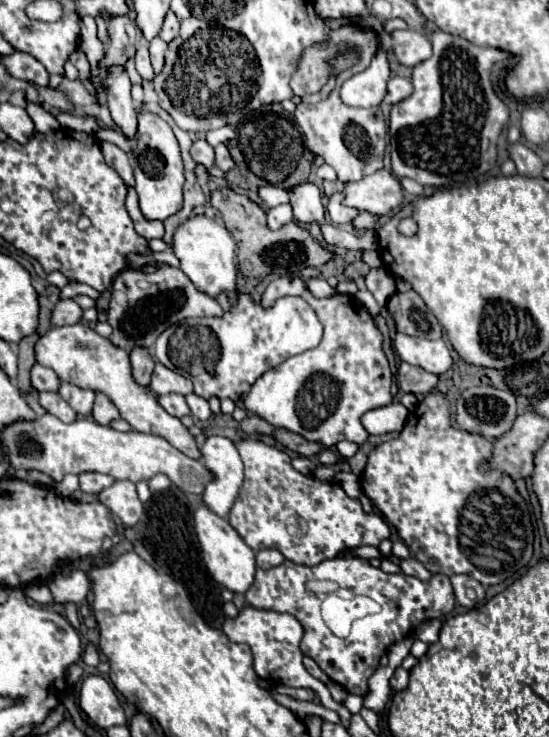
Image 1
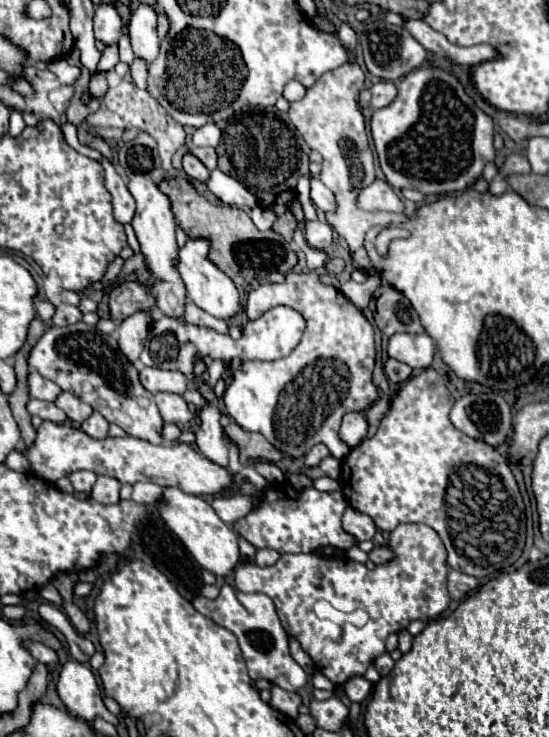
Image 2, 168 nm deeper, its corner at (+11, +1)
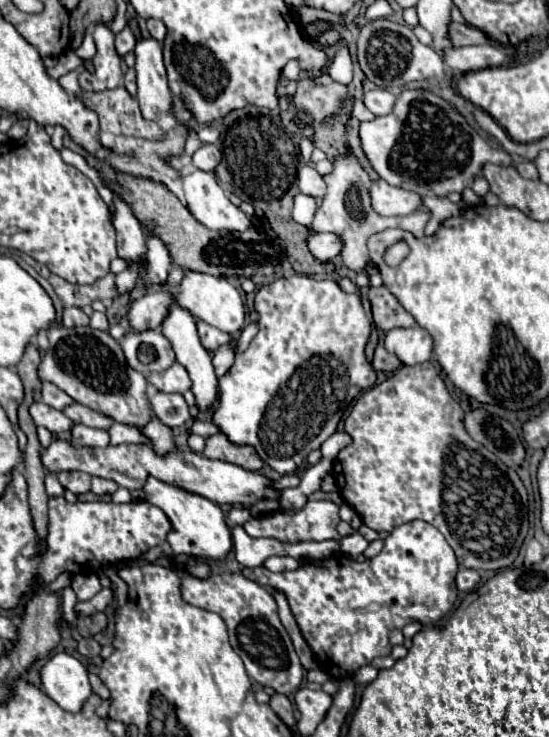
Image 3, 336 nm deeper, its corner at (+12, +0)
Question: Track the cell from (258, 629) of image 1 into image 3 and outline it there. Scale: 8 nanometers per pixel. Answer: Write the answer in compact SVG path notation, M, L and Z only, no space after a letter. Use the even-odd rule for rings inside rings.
M214 574L208 580L186 576L182 580L182 598L192 606L222 616L222 620L228 626L230 644L236 650L236 654L242 658L246 672L254 682L262 686L270 686L276 692L294 692L296 688L300 688L304 678L304 668L294 652L290 636L280 624L276 612L276 600L272 592L244 578L242 574L220 574L220 576Z

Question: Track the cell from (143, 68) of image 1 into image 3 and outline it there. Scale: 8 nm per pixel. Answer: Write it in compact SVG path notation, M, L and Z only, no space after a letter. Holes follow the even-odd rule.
M124 28L122 32L116 34L116 52L118 52L120 56L126 56L128 52L132 52L134 46L136 46L136 38L134 38L134 34L130 32L130 28Z

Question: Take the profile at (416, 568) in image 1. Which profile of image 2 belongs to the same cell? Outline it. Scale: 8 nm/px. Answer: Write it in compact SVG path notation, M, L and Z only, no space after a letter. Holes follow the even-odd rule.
M375 547L371 553L369 553L369 559L373 561L373 563L385 563L385 561L389 561L389 557L393 557L393 553L391 553L391 549L389 547Z

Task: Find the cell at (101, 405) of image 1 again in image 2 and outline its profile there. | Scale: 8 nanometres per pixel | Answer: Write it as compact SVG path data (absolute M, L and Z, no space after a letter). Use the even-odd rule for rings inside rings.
M95 411L87 421L81 423L81 431L85 431L93 439L105 439L109 431L109 423L105 421L105 417L101 417L101 413Z

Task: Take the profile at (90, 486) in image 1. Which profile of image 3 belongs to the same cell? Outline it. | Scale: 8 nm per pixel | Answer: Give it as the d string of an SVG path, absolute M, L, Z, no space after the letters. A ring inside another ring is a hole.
M60 472L58 480L66 490L70 490L74 494L82 494L82 492L90 490L92 476L86 472Z

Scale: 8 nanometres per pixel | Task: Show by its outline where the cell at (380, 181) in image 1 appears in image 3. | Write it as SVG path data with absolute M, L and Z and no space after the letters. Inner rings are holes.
M384 180L372 182L370 200L380 216L404 216L420 208L420 196L416 192L394 188Z

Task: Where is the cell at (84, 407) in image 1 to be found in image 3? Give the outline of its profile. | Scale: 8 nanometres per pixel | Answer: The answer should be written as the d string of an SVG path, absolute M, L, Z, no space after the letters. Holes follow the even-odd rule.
M78 402L66 406L62 412L64 412L74 424L86 424L86 426L92 426L92 428L104 428L104 430L108 430L108 426L114 422L112 418L106 418L106 416L94 412L92 408L86 408L86 406L78 404Z

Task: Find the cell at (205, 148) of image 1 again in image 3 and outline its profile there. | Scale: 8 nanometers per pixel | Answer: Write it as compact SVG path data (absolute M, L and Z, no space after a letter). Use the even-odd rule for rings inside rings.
M192 170L182 178L190 212L210 230L246 230L250 218L234 206L216 182L214 172Z

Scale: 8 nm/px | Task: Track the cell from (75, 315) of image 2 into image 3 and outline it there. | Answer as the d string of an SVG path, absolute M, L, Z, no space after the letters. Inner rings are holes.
M64 308L64 312L62 312L62 324L66 328L88 326L88 316L80 308Z

